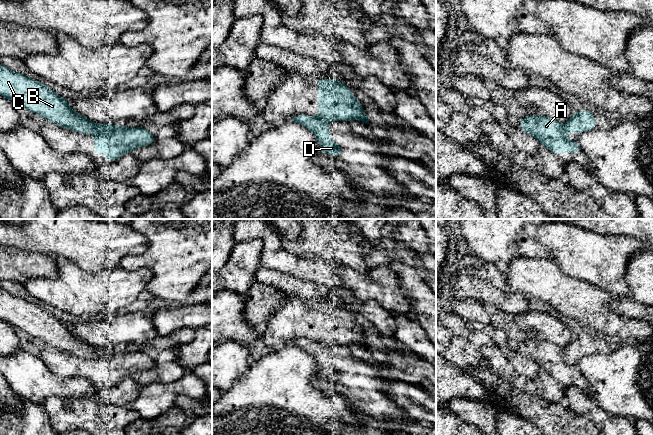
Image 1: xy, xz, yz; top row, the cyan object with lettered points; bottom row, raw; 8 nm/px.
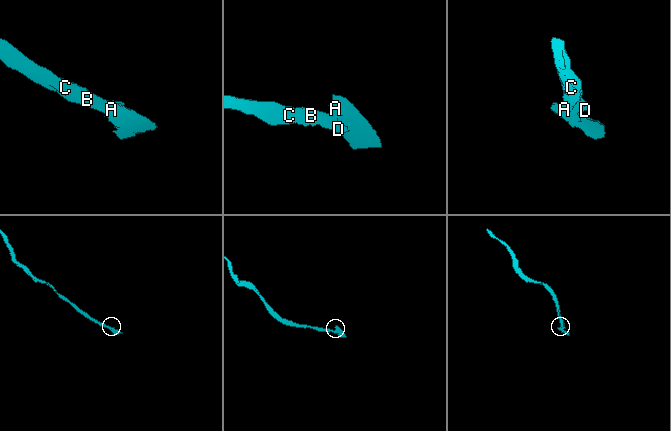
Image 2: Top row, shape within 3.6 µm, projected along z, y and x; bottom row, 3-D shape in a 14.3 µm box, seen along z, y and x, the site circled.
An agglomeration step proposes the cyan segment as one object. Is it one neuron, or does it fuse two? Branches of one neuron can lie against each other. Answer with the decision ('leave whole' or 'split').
split

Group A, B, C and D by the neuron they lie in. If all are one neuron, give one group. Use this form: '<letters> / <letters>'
A / B C D

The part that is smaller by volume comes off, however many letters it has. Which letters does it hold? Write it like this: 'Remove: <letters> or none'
Remove: A

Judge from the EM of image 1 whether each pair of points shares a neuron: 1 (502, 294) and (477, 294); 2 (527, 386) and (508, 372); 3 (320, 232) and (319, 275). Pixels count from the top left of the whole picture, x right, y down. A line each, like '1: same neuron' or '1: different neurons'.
1: same neuron
2: same neuron
3: different neurons

